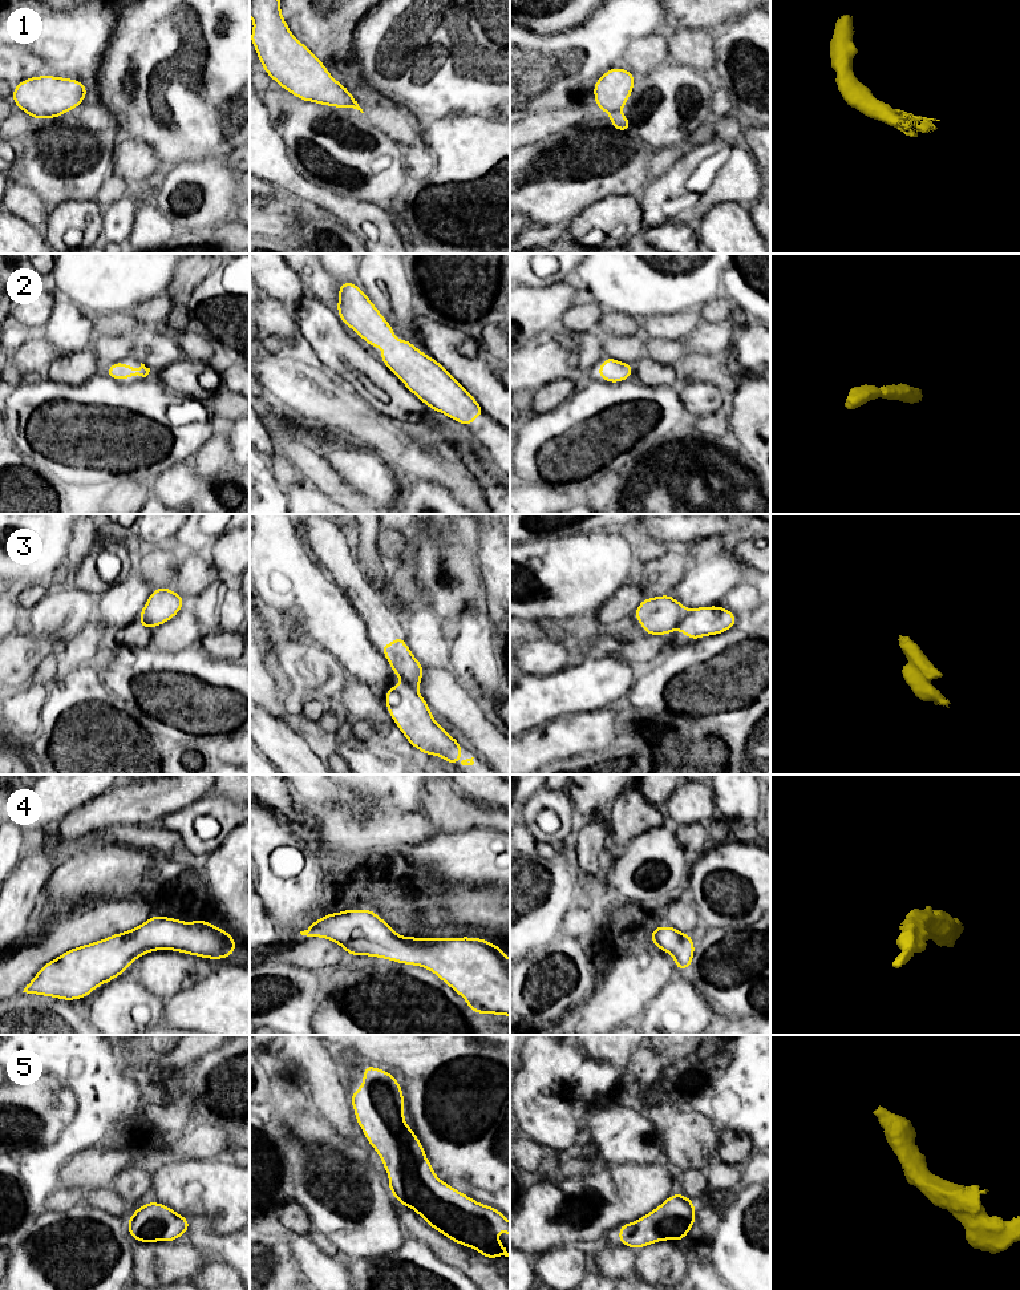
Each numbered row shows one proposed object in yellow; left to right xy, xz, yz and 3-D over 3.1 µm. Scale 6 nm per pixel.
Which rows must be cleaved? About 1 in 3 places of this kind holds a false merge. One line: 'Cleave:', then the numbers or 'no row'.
Cleave: 3

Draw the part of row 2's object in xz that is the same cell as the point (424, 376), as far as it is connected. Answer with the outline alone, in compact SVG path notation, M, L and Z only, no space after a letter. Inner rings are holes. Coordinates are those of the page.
M353 282L340 283L336 310L341 323L369 345L389 349L379 359L430 409L469 428L485 415L478 401L437 360L410 341L394 337L392 325Z

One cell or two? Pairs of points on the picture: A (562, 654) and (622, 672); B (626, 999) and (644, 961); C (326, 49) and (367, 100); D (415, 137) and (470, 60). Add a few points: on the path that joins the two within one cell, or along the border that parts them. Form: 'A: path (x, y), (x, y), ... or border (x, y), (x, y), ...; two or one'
A: border (561, 667), (547, 674), (530, 675); two
B: path (626, 990), (643, 970); one
C: path (330, 63), (356, 87); one
D: border (405, 106), (420, 121); two

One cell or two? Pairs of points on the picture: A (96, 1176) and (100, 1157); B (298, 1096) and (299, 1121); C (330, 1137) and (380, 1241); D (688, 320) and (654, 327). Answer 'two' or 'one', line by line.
A: two
B: two
C: one
D: one

